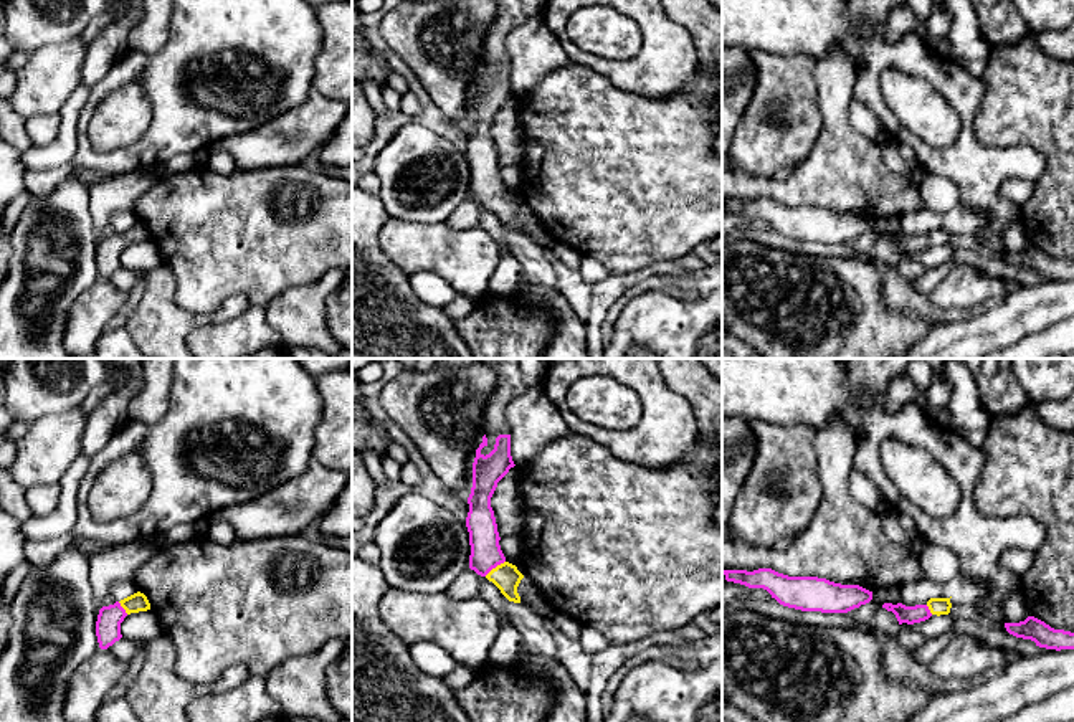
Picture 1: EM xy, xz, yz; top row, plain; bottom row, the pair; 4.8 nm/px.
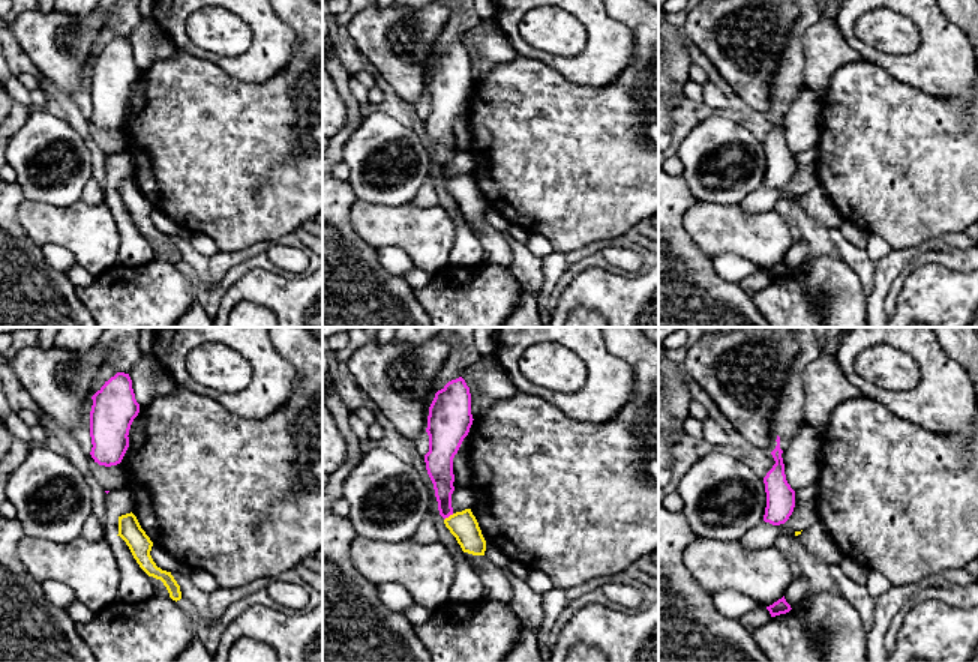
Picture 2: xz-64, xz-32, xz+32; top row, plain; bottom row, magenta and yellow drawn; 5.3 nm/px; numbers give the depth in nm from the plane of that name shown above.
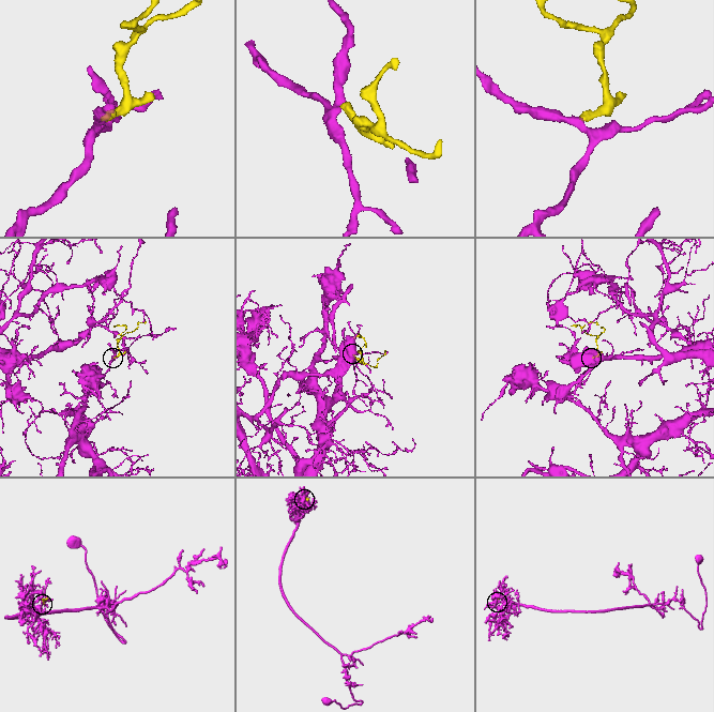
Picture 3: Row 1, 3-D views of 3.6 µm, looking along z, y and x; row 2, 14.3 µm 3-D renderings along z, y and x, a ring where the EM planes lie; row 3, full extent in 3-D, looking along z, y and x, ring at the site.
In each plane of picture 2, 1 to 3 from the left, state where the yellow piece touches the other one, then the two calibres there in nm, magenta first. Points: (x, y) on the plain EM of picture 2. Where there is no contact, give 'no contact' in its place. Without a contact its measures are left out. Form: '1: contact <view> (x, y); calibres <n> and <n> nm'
1: no contact
2: contact xz-32 (449, 179); calibres 140 and 150 nm
3: no contact

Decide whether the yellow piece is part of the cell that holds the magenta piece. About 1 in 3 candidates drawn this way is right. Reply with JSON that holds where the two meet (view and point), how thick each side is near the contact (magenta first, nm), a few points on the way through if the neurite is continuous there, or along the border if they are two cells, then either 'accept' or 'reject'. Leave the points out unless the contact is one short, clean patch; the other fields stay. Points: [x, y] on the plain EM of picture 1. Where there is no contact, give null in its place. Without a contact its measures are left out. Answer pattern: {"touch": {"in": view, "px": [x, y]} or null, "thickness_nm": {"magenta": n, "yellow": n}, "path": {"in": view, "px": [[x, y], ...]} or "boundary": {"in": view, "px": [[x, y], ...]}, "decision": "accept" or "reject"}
{"touch": {"in": "xz", "px": [494, 197]}, "thickness_nm": {"magenta": 150, "yellow": 140}, "path": {"in": "xz", "px": [[486, 184], [486, 189], [494, 197], [506, 207]]}, "decision": "accept"}

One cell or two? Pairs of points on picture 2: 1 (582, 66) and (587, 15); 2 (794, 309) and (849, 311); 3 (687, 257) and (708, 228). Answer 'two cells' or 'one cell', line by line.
1: one cell
2: two cells
3: two cells

